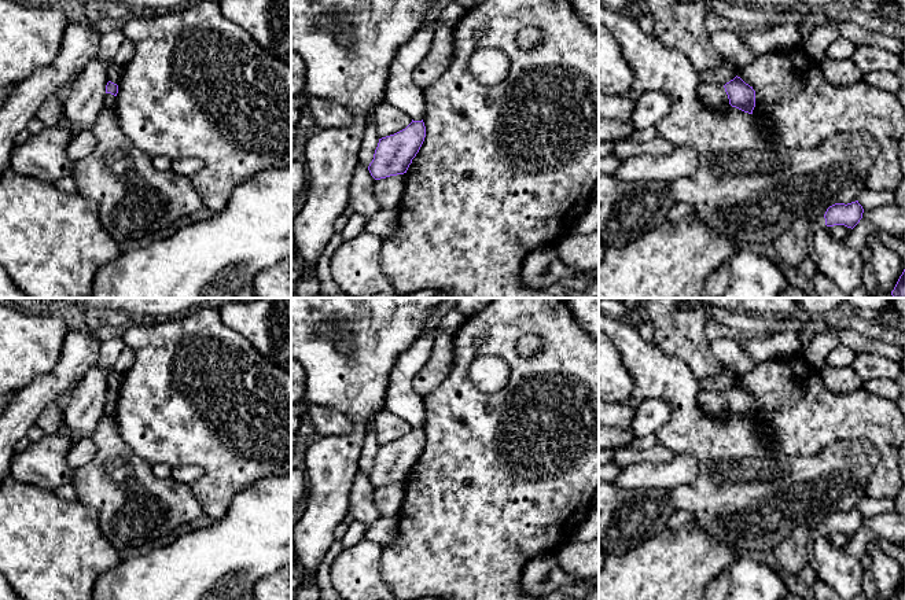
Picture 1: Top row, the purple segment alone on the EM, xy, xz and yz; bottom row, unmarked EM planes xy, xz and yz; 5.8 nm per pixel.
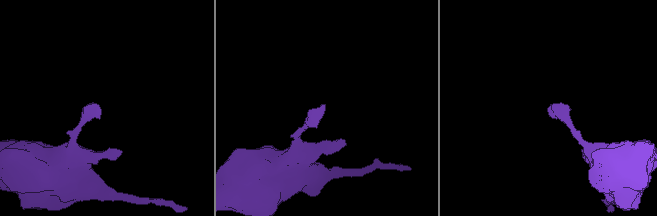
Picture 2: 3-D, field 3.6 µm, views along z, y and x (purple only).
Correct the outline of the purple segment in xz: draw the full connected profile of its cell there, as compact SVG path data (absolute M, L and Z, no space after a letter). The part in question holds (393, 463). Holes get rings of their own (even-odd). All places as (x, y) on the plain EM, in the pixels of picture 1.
M426 328L413 345L401 353L390 373L385 394L385 408L412 426L402 438L379 446L374 467L368 474L375 487L406 481L424 445L426 413L423 398L412 390L412 380L427 362L434 343L433 328Z

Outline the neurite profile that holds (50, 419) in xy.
M51 402L40 412L36 420L36 426L44 434L55 434L58 432L62 420L63 420L63 411L56 405L56 402Z

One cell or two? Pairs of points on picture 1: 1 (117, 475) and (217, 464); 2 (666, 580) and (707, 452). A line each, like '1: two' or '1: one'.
1: two
2: two

